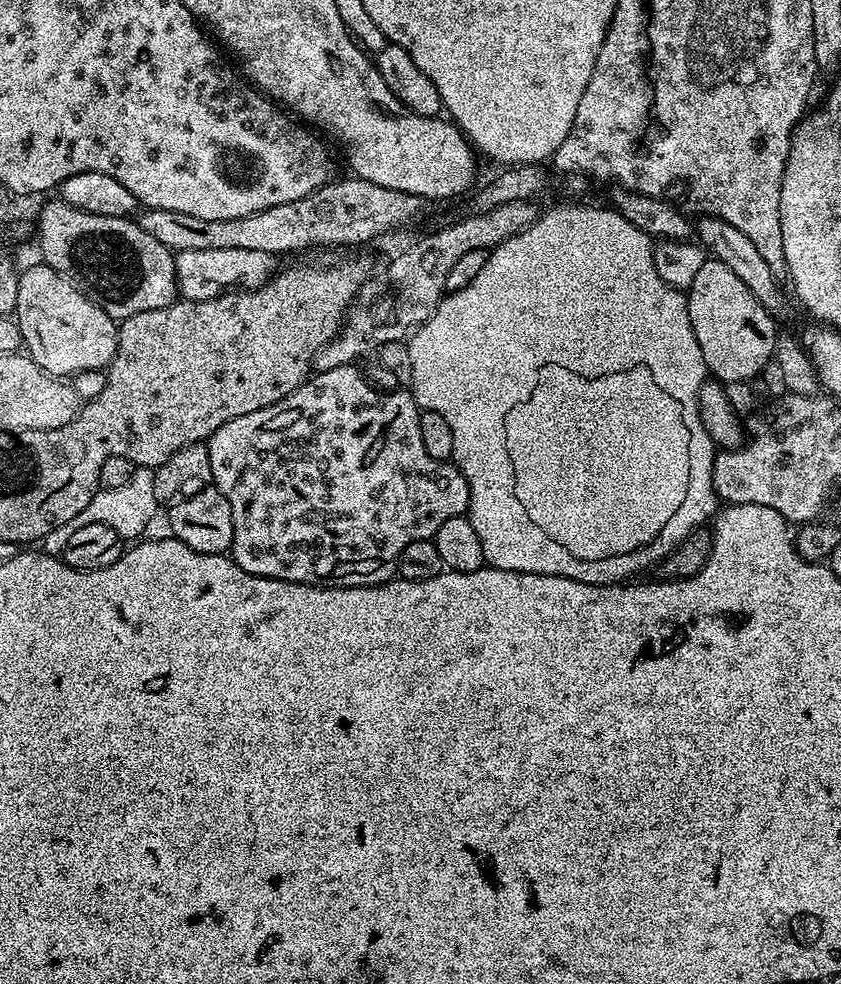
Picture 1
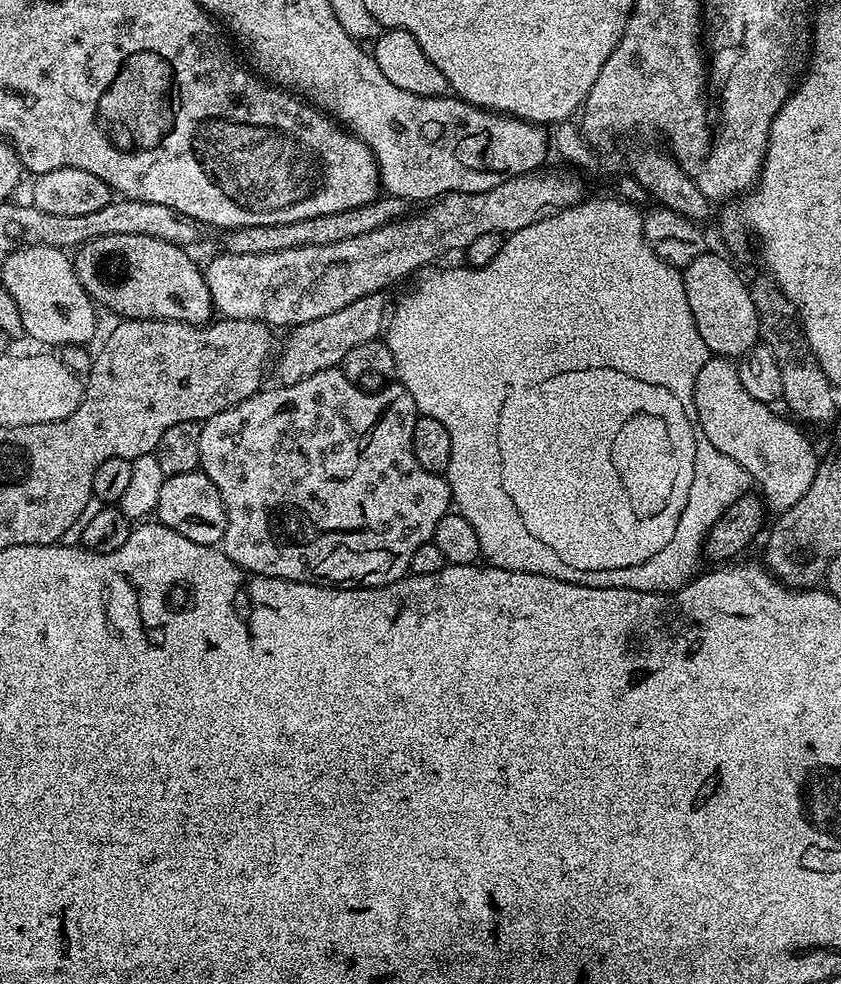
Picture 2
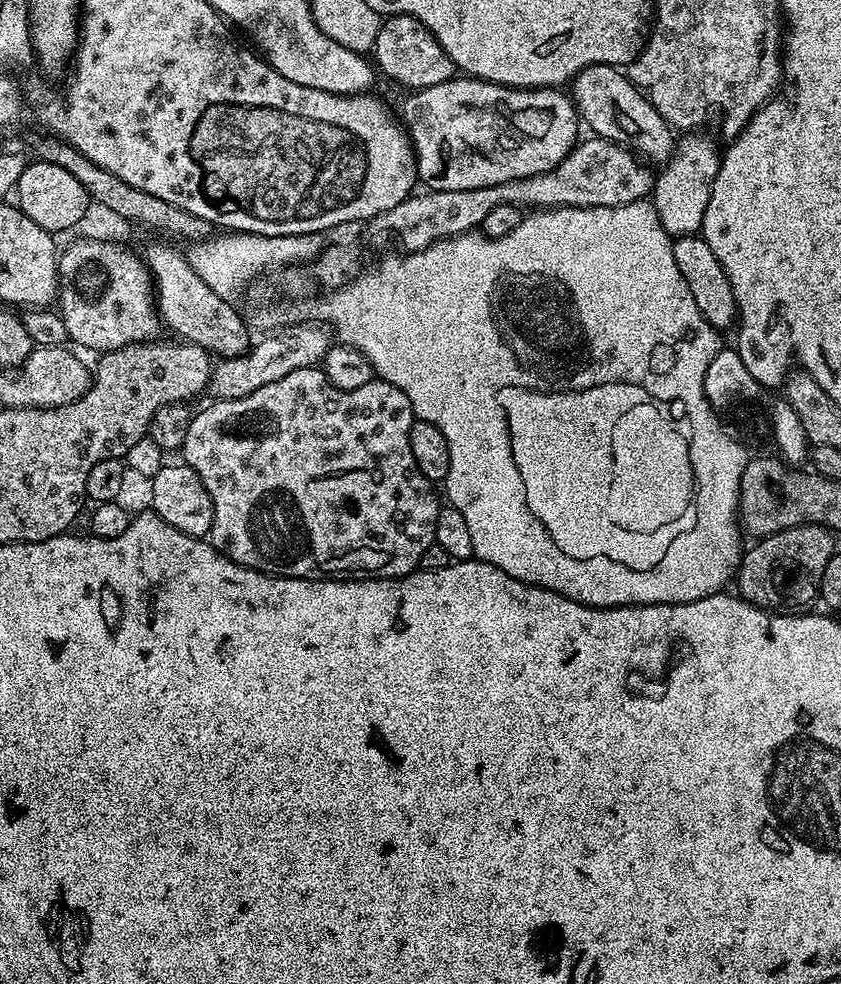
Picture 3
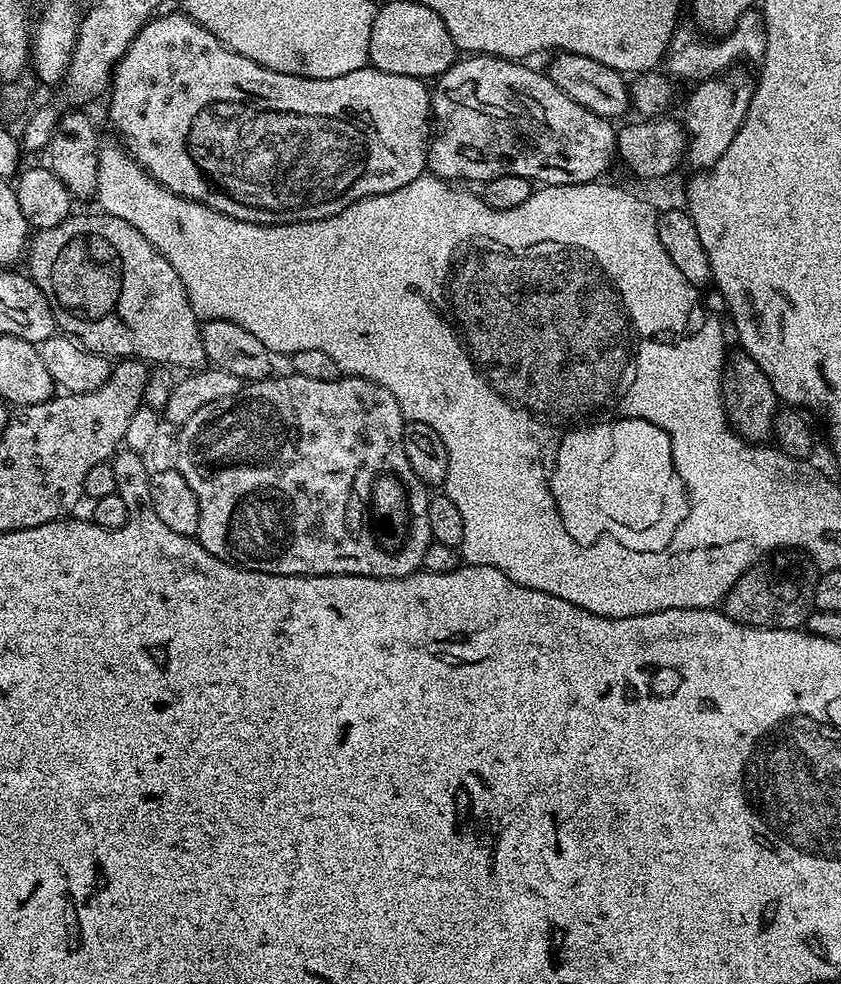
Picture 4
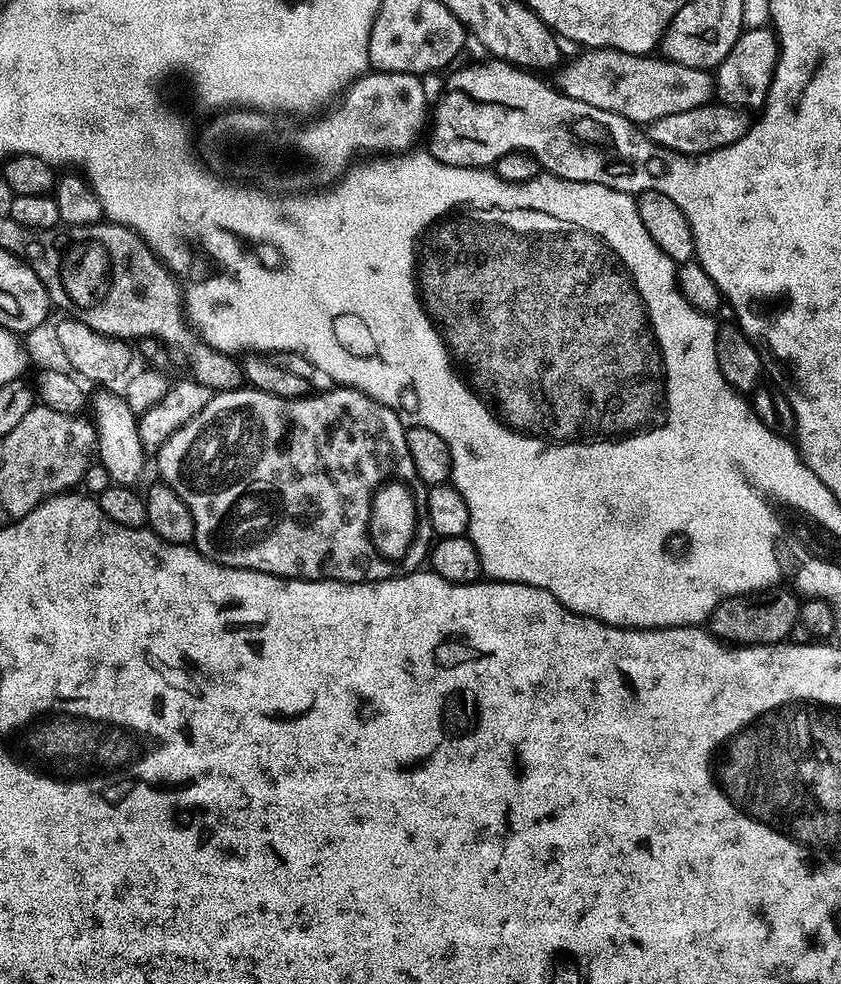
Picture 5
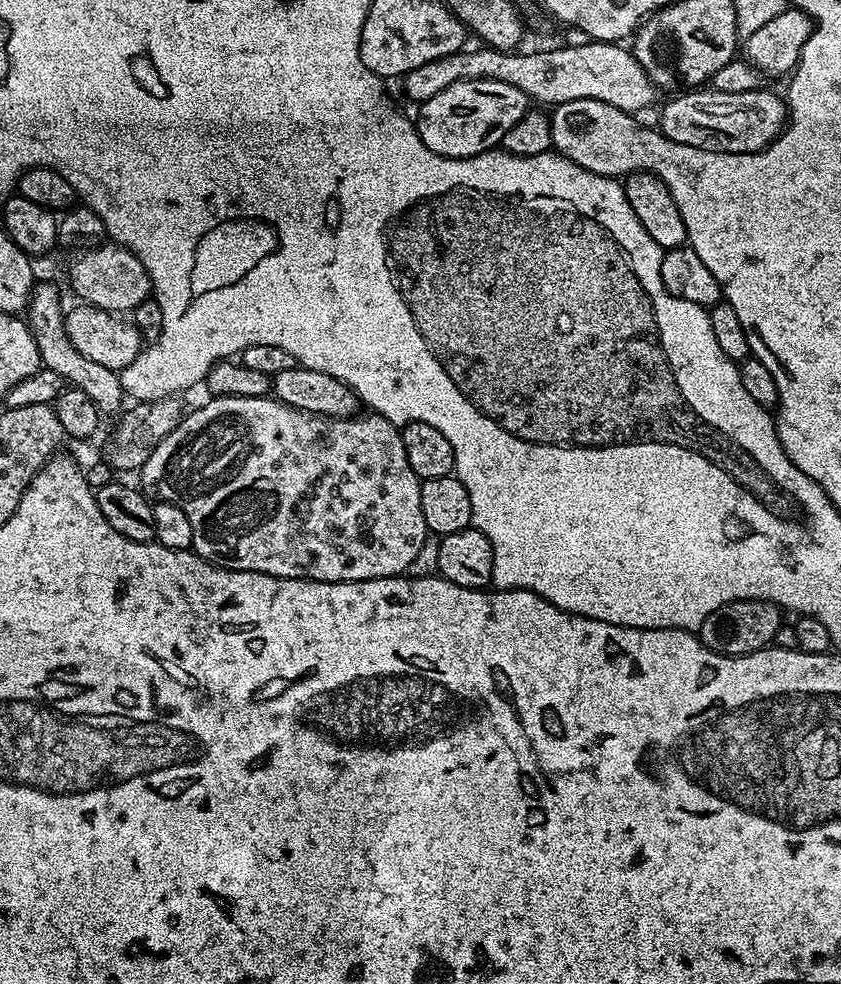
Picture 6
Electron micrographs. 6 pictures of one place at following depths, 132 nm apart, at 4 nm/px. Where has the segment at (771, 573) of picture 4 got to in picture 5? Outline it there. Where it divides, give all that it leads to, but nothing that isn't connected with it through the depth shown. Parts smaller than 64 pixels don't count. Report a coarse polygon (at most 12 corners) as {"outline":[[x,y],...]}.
{"outline":[[771,586],[731,596],[706,628],[732,646],[783,644],[801,597]]}

